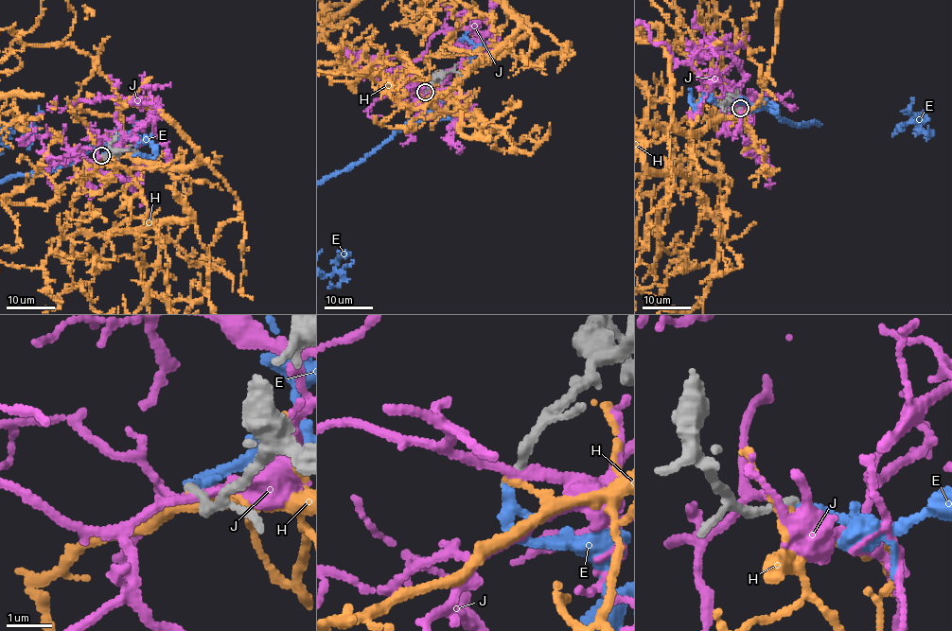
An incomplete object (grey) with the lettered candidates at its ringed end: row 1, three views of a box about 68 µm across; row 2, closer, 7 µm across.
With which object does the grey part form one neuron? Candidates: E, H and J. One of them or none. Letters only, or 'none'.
none

